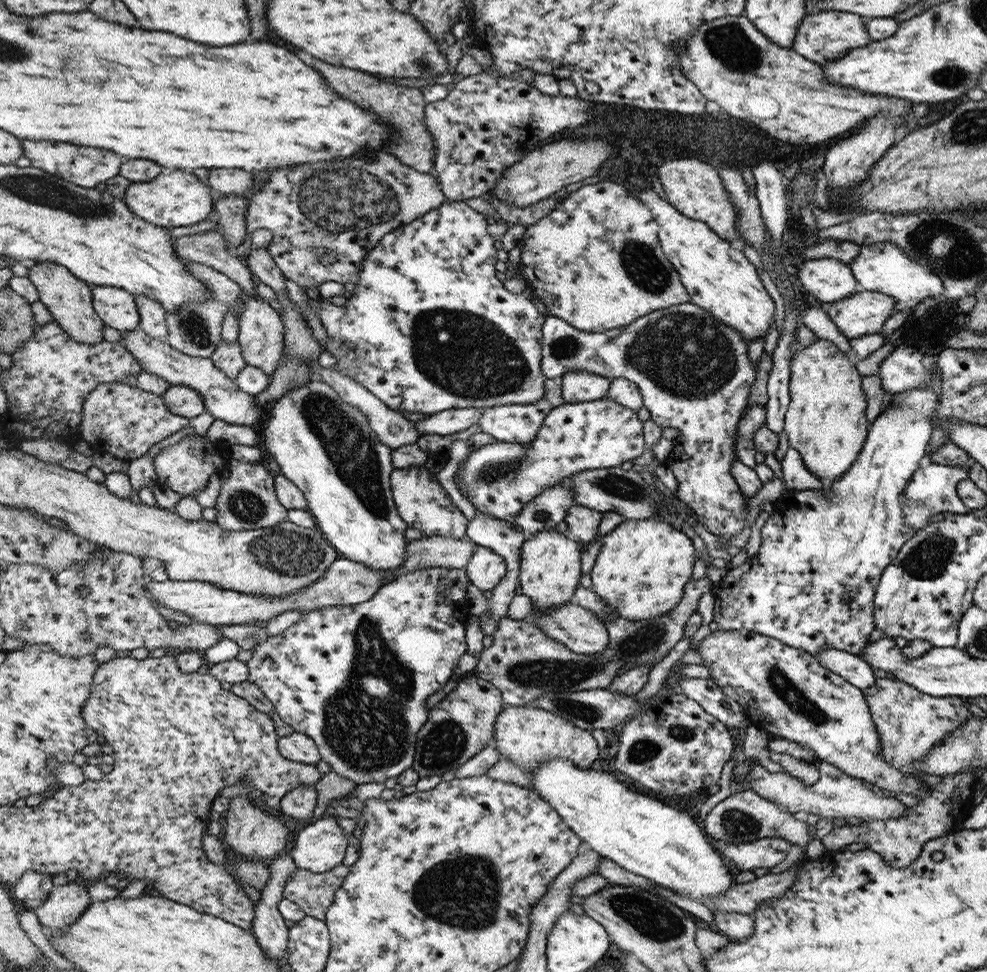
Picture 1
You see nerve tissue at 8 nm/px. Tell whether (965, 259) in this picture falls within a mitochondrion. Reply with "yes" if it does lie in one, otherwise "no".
yes

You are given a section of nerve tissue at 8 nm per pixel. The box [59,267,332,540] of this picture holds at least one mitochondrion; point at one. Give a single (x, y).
(248, 507)

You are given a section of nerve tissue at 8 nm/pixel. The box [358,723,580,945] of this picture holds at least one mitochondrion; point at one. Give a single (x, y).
(470, 901)

